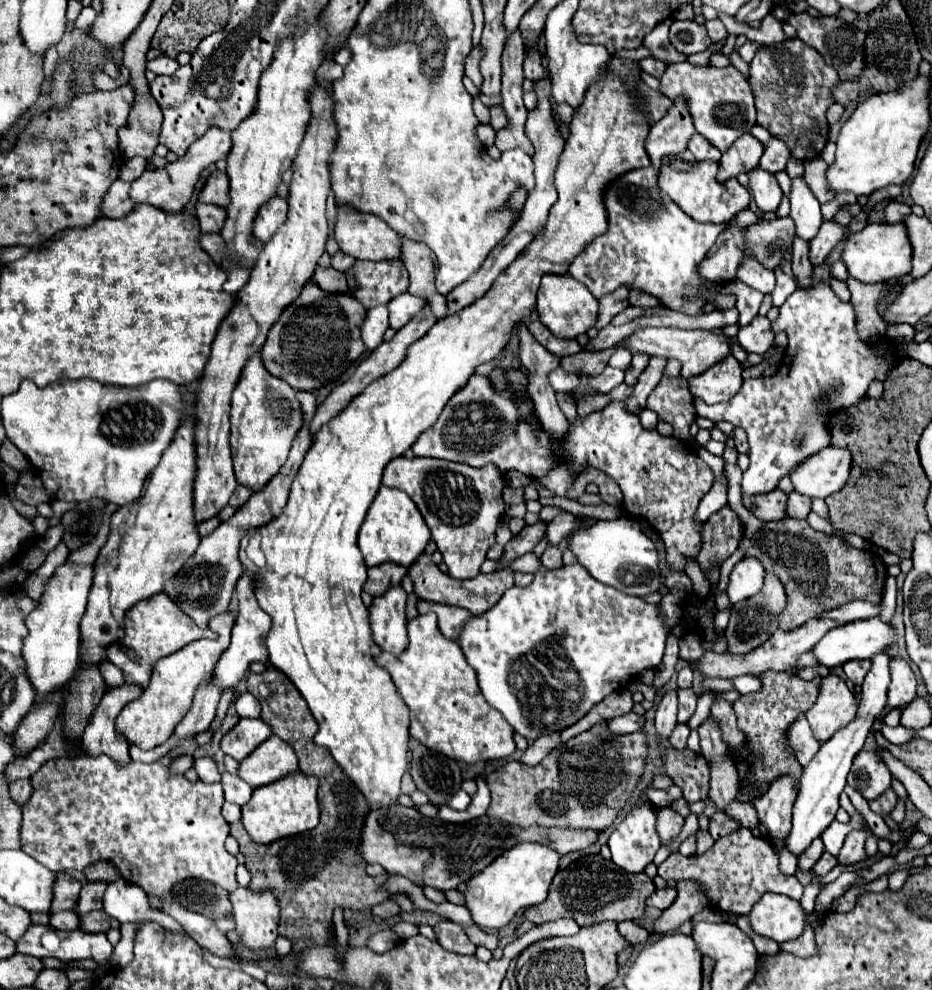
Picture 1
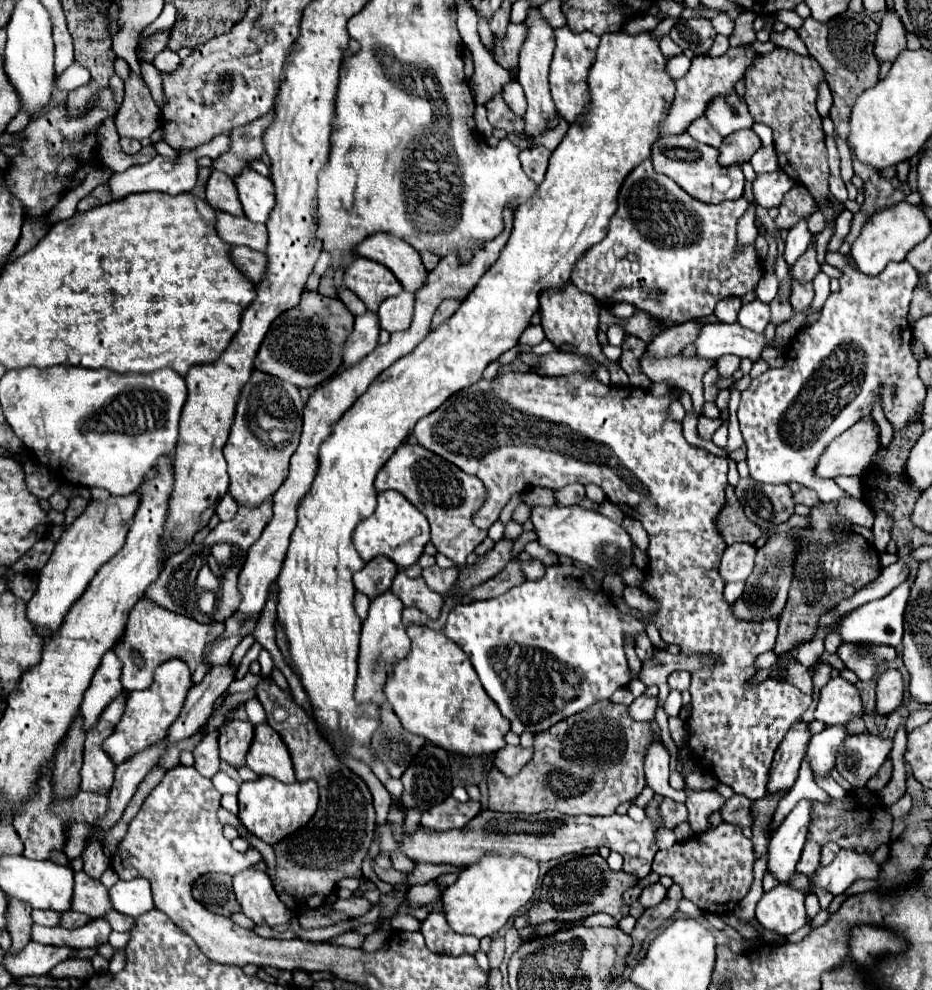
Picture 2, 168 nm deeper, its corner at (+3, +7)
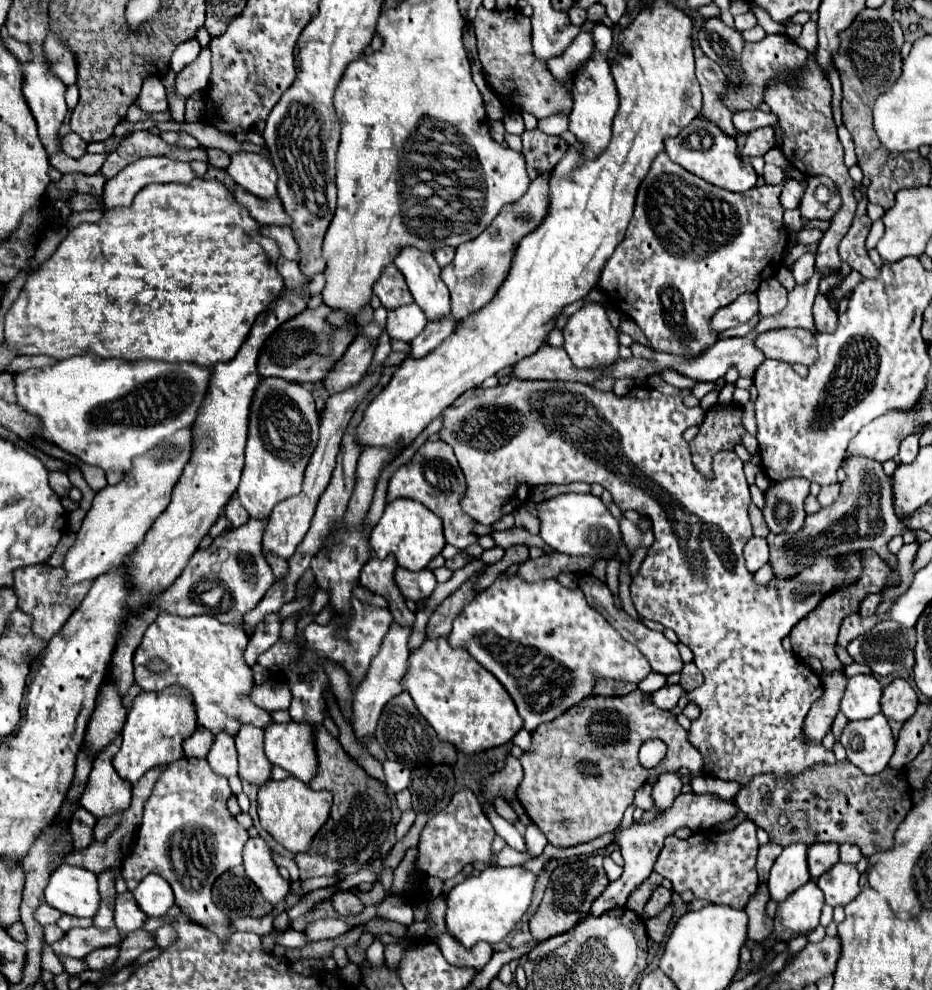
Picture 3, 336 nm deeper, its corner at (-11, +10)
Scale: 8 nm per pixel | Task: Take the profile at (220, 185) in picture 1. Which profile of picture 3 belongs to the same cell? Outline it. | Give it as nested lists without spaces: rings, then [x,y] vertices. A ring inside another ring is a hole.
[[[236,186],[234,196],[244,208],[248,208],[252,218],[256,218],[256,222],[260,222],[264,226],[274,226],[274,224],[282,226],[282,224],[290,224],[292,222],[278,196],[270,198],[270,200],[264,200],[264,198],[258,198],[258,196],[246,192],[240,186]],[[278,202],[280,202],[280,210],[278,210]]]

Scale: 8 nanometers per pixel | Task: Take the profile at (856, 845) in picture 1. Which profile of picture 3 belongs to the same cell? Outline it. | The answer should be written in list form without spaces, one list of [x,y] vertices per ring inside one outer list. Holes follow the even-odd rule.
[[[838,862],[832,870],[820,876],[816,884],[824,892],[826,904],[836,908],[836,906],[846,906],[858,894],[858,878],[860,874],[856,866]]]

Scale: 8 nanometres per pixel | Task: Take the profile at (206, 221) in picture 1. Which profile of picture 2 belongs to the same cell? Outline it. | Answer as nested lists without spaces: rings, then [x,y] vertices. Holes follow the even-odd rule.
[[[216,209],[216,233],[228,245],[246,245],[256,251],[266,249],[266,225],[254,225],[246,217],[234,217]]]

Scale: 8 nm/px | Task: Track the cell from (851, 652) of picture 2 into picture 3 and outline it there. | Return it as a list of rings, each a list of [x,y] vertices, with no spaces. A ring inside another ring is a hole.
[[[890,620],[890,622],[880,622],[870,632],[852,640],[846,650],[854,658],[854,662],[870,666],[876,676],[888,676],[892,672],[910,670],[914,666],[914,646],[916,646],[916,630],[904,628],[902,624]]]

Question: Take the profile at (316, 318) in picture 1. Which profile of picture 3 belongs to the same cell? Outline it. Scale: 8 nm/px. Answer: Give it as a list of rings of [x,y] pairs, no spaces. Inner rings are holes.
[[[322,304],[316,310],[300,312],[298,316],[284,322],[278,330],[274,330],[260,350],[258,374],[262,378],[276,376],[288,382],[320,382],[354,340],[352,330],[338,330],[326,322],[328,312],[330,308]]]

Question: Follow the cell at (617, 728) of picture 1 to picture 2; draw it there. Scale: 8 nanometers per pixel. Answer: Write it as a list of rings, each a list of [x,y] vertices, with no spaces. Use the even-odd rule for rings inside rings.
[[[642,695],[642,697],[634,699],[634,703],[628,707],[628,715],[634,721],[650,721],[650,719],[654,719],[656,705],[658,705],[658,699]]]

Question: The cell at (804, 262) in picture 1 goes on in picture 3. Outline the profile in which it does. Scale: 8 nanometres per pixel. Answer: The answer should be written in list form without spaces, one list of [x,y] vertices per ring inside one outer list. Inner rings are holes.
[[[824,294],[816,296],[814,322],[816,322],[816,332],[834,332],[838,326],[838,314],[828,306],[828,300]]]

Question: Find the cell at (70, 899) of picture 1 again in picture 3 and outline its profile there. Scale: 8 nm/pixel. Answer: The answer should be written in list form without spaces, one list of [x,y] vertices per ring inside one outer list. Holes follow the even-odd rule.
[[[132,892],[118,894],[118,898],[116,898],[114,922],[116,922],[116,928],[120,930],[120,934],[128,934],[128,932],[140,930],[146,918],[148,918],[148,916],[138,908],[138,904],[136,904]]]

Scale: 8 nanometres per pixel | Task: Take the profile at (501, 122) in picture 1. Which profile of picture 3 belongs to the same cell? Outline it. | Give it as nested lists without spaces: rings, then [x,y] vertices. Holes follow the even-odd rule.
[[[538,128],[534,132],[524,132],[522,144],[524,144],[522,154],[526,158],[530,180],[538,178],[542,172],[554,170],[560,158],[564,158],[568,152],[568,144],[564,140],[560,140],[558,136],[548,136]]]

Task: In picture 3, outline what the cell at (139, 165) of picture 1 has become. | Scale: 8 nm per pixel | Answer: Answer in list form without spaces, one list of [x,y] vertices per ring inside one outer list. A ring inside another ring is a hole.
[[[132,132],[126,140],[120,142],[120,146],[108,156],[108,160],[102,166],[102,174],[106,178],[116,176],[124,166],[146,158],[146,156],[170,156],[174,160],[192,162],[192,160],[206,160],[206,154],[202,148],[180,148],[166,144],[160,136],[154,136],[150,132]]]

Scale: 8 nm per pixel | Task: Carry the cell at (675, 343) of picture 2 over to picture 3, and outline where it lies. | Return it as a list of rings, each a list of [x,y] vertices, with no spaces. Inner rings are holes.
[[[748,292],[748,294],[742,294],[740,298],[736,298],[732,304],[720,308],[712,318],[712,328],[722,332],[722,330],[728,330],[728,328],[748,322],[754,314],[758,314],[756,294]]]

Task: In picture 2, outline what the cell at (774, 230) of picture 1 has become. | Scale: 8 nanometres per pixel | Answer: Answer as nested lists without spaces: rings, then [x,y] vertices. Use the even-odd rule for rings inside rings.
[[[794,185],[786,195],[784,195],[784,201],[782,205],[778,207],[780,213],[778,217],[774,219],[774,225],[784,231],[784,229],[790,229],[796,221],[802,219],[802,213],[814,213],[818,207],[814,205],[814,199],[810,203],[810,193],[802,187],[802,185]]]

